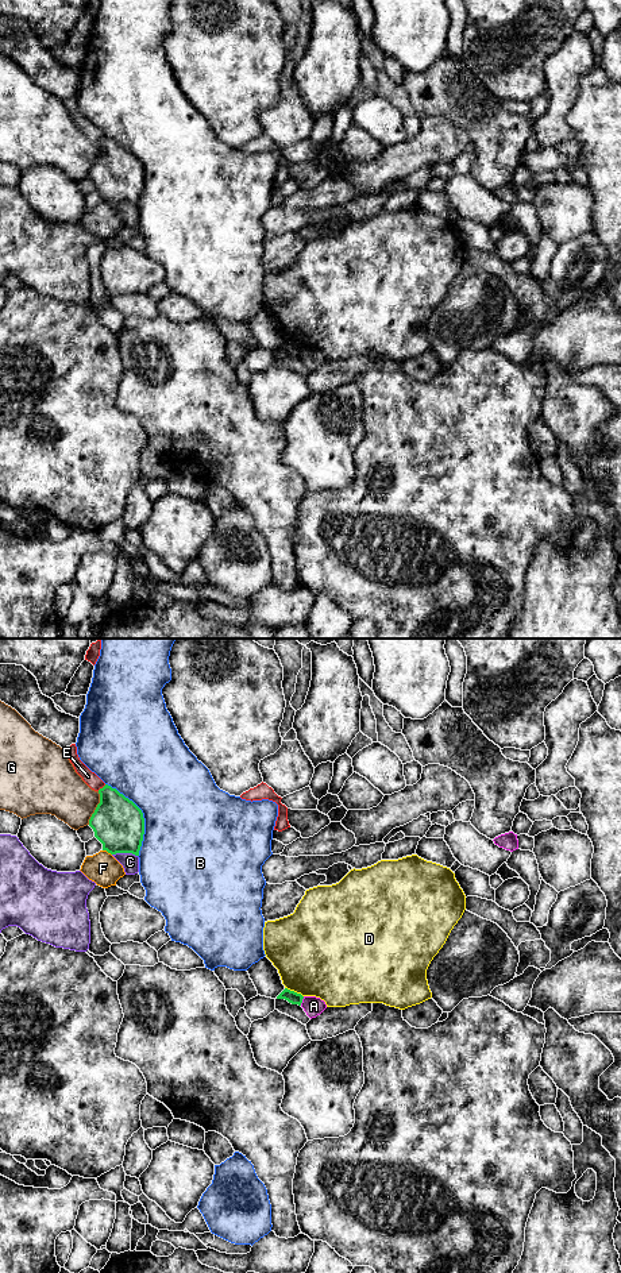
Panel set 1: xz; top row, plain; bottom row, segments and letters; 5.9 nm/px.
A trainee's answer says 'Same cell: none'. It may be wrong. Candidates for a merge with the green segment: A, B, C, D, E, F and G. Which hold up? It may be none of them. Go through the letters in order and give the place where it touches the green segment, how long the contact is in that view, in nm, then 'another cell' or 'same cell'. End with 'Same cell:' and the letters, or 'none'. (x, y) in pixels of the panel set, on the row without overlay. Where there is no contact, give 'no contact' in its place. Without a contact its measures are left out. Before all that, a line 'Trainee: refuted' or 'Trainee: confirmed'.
Trainee: confirmed
A: xz (301, 353) | 60 nm | another cell
B: xz (142, 168) | 480 nm | another cell
C: xz (124, 204) | 150 nm | another cell
D: xz (293, 343) | 130 nm | another cell
E: xz (103, 139) | 70 nm | another cell
F: xz (107, 203) | 70 nm | another cell
G: xz (96, 159) | 220 nm | another cell
Same cell: none

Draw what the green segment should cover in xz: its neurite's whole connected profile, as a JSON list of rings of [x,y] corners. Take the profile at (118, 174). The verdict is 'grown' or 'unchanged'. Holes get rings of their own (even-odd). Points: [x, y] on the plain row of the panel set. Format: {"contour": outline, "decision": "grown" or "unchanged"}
{"contour": [[[108,136],[100,140],[99,146],[100,155],[89,171],[89,178],[103,196],[103,202],[111,207],[132,205],[139,208],[144,186],[142,162]]], "decision": "unchanged"}

